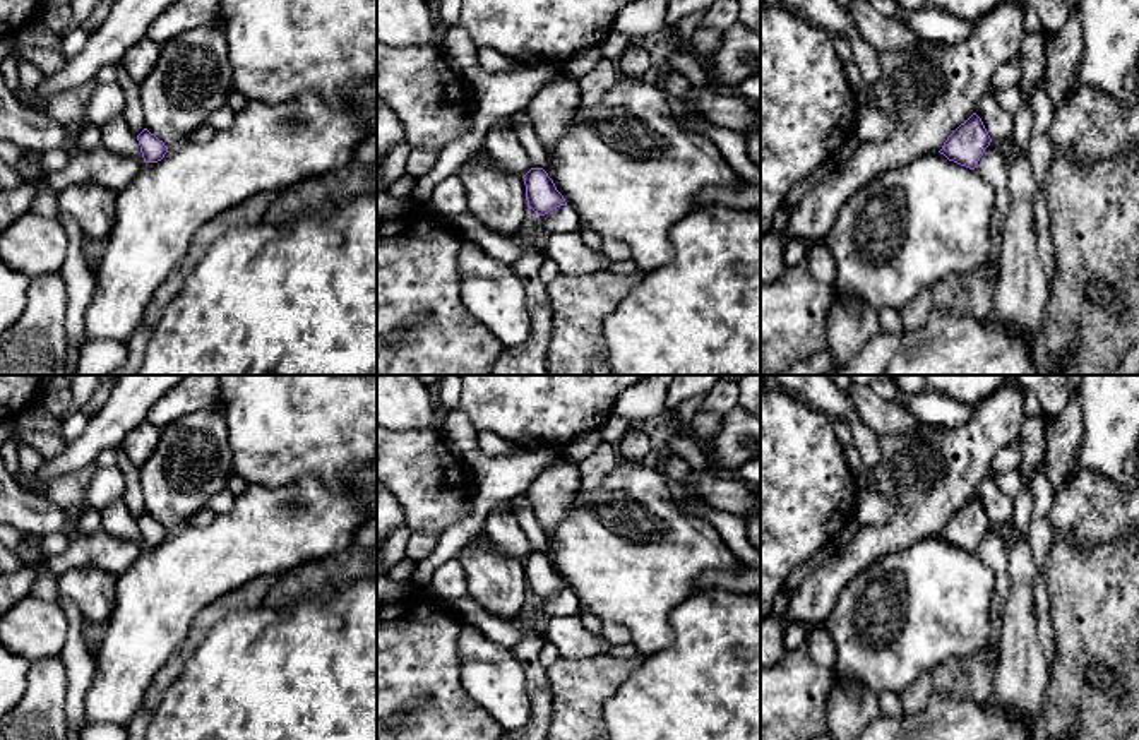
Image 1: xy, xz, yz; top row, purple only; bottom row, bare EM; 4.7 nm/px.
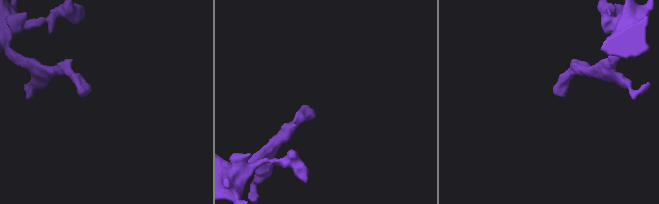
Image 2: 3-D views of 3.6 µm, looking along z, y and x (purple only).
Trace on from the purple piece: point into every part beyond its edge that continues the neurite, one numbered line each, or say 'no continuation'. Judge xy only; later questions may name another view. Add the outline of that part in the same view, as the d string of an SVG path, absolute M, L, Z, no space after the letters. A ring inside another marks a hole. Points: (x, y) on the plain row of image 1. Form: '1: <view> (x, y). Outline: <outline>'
1: xy (192, 461). Outline: M221 406L199 409L161 428L154 452L139 468L139 480L146 512L163 524L168 533L185 528L188 519L206 507L214 493L226 488L233 473L228 439L228 421Z

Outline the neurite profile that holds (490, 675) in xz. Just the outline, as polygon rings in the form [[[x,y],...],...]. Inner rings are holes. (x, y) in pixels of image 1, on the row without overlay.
[[[471,624],[457,641],[461,685],[469,699],[486,711],[504,731],[521,730],[531,718],[522,665],[510,649],[486,639]]]

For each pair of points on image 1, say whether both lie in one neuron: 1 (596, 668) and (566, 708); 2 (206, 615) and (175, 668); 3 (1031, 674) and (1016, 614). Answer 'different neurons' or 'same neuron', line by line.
1: same neuron
2: same neuron
3: same neuron

